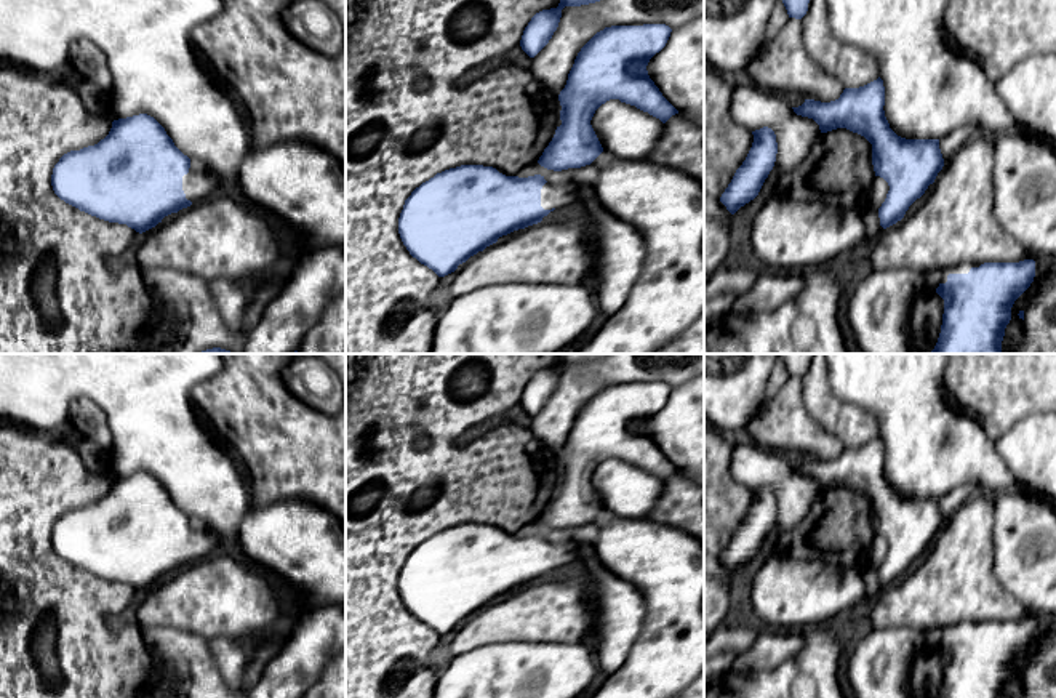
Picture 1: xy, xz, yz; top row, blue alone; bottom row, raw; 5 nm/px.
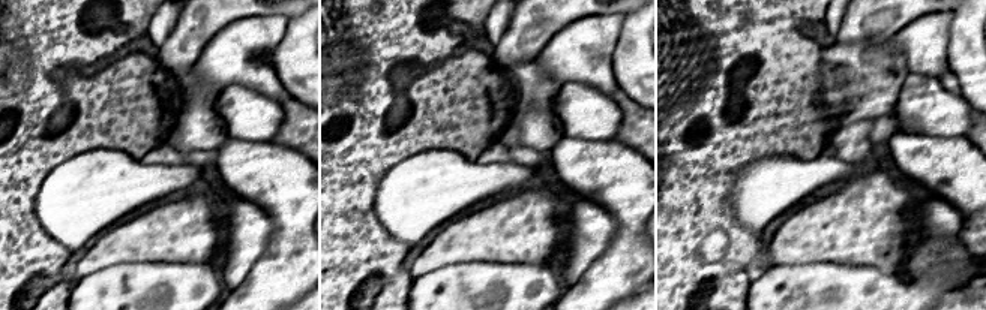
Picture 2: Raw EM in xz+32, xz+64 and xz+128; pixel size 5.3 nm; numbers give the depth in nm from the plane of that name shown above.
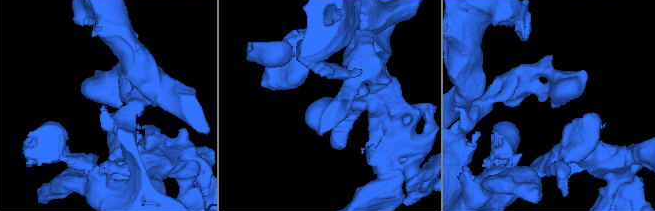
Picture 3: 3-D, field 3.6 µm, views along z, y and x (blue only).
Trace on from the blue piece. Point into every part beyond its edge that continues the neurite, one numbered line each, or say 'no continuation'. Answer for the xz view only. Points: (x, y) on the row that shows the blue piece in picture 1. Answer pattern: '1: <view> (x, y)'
1: xz (552, 196)

